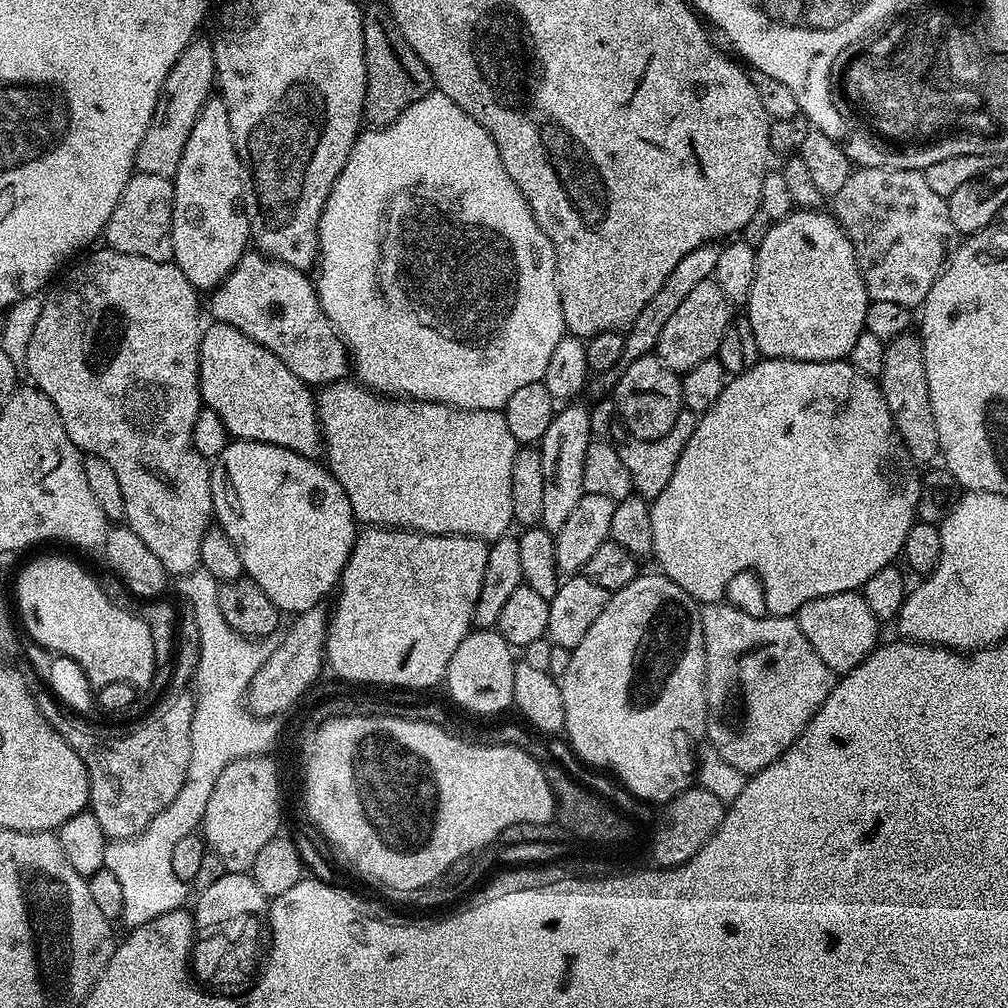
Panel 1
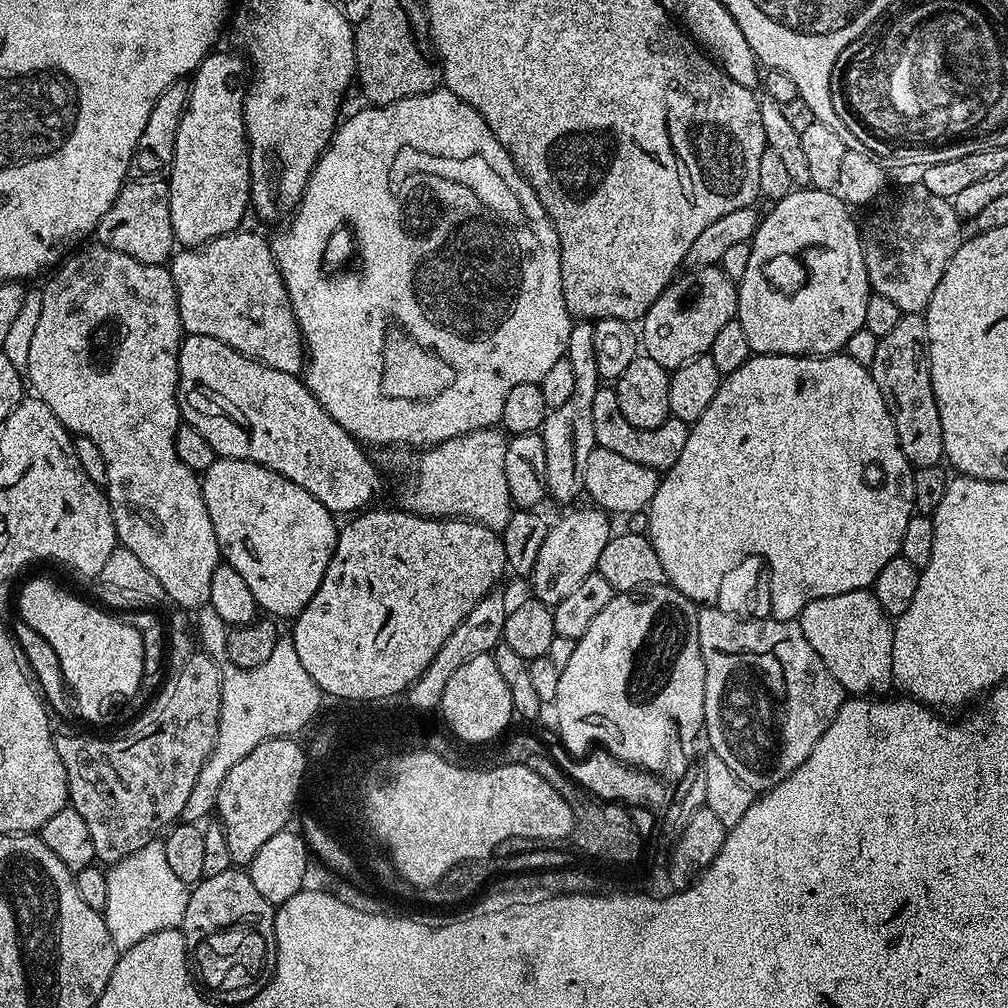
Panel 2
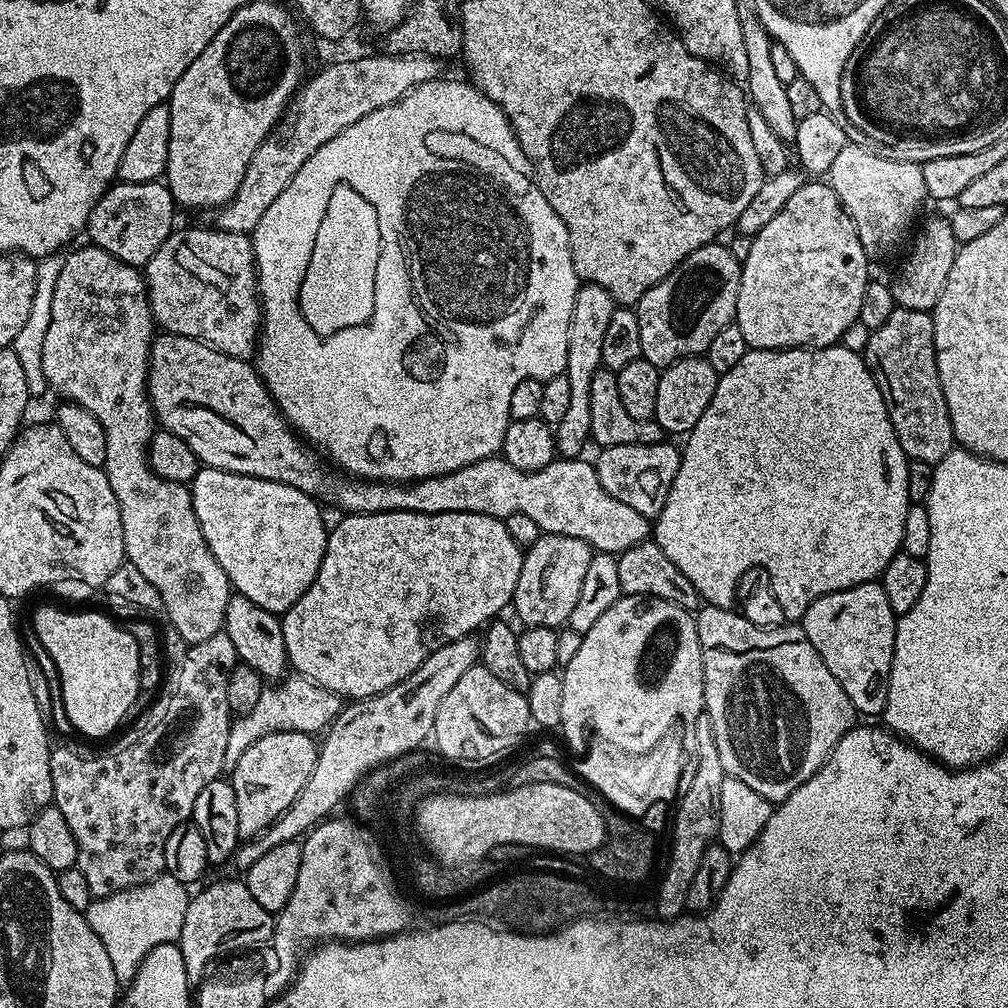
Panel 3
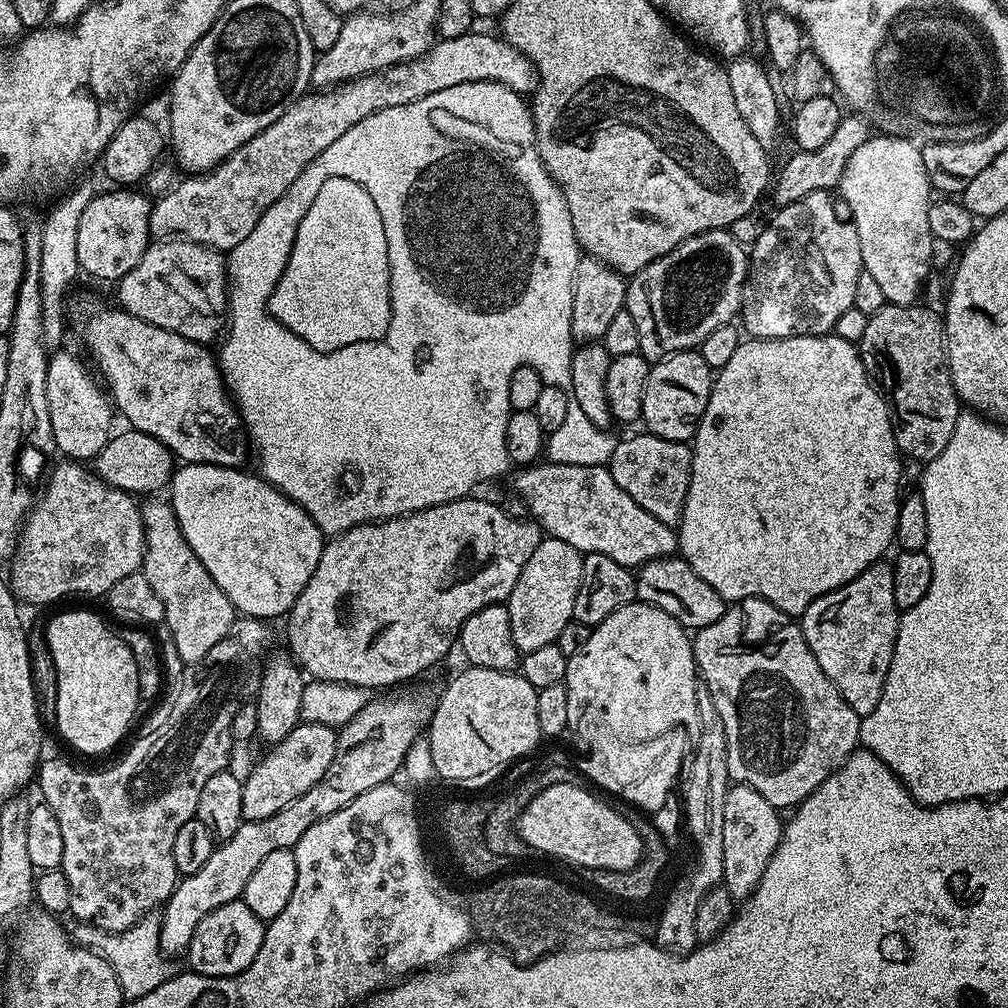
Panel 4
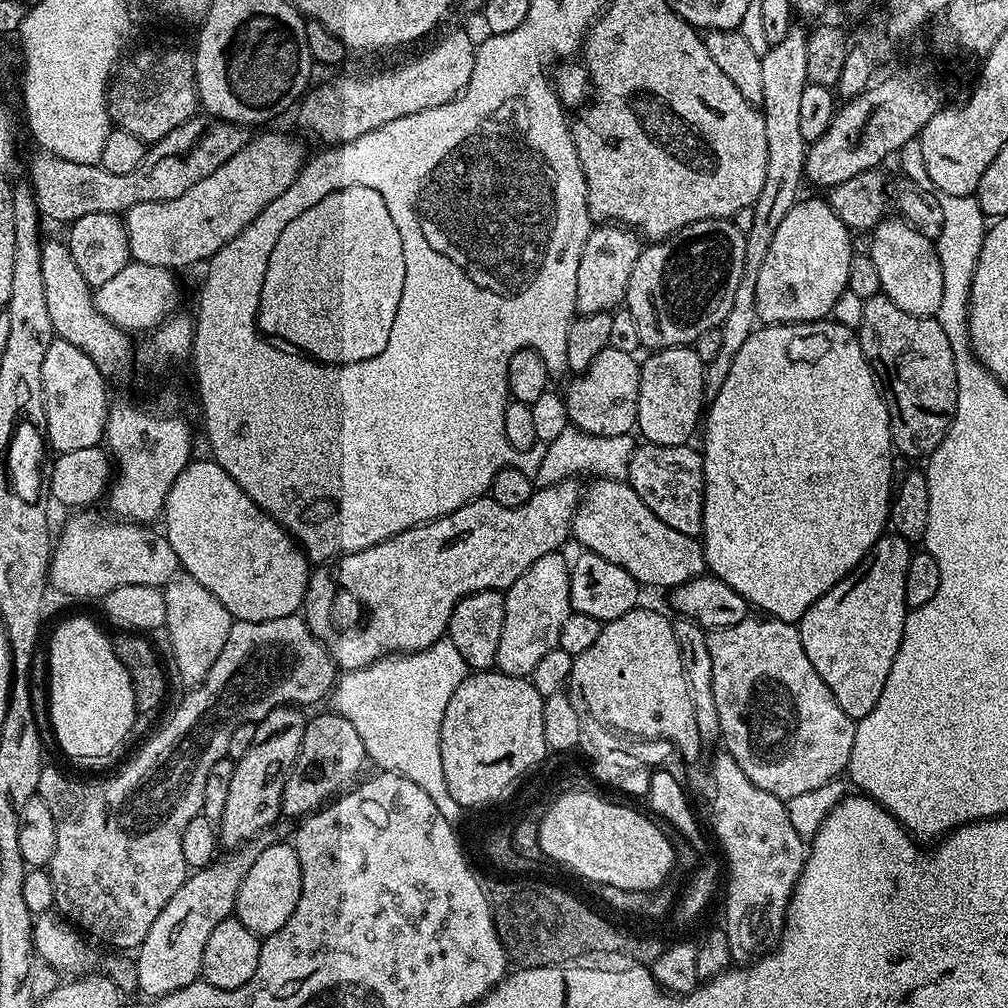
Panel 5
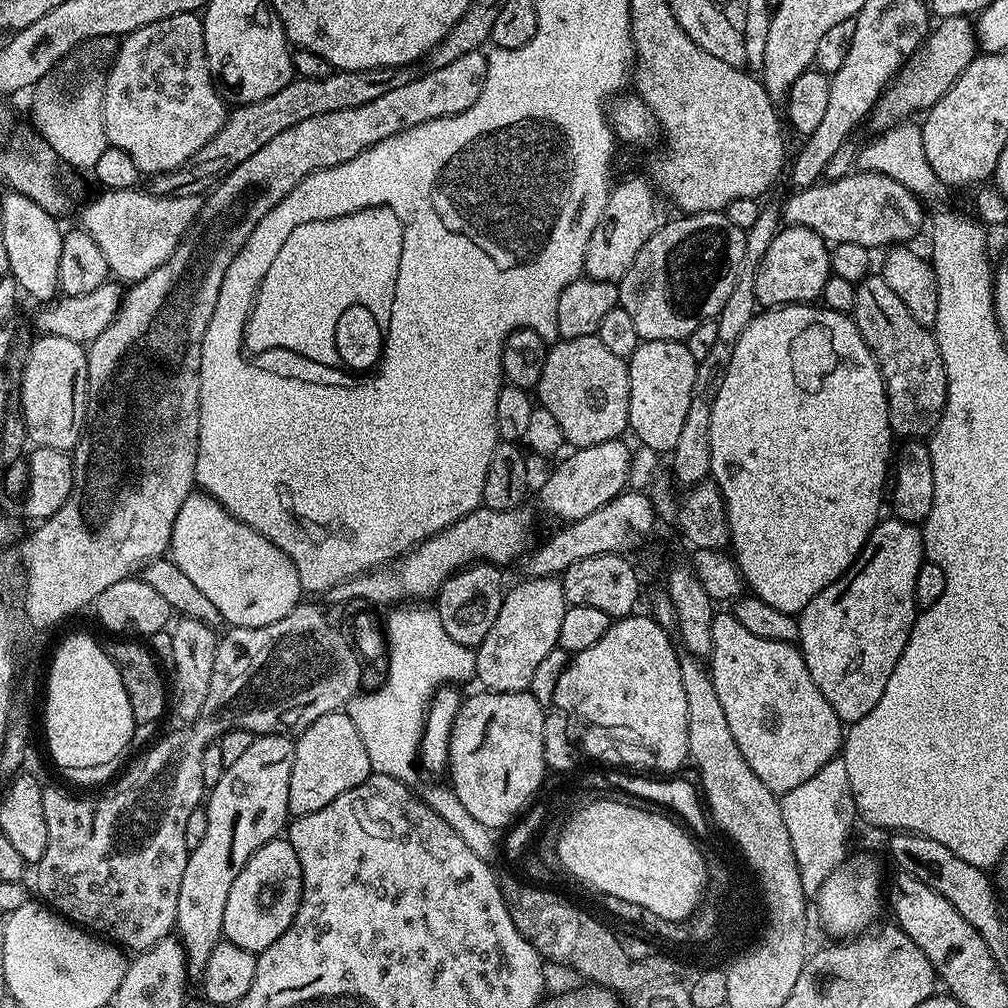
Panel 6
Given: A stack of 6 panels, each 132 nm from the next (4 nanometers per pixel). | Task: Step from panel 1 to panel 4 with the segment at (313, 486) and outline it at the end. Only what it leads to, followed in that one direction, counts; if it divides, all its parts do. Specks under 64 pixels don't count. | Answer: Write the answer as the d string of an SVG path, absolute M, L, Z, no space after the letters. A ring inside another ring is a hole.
M181 463L172 473L170 503L178 518L178 526L186 538L186 542L190 542L190 550L194 550L194 554L198 556L198 562L202 562L202 566L206 566L206 570L210 570L210 578L214 578L214 582L218 582L222 594L226 594L226 598L230 598L230 602L235 606L237 613L248 618L268 622L271 621L271 616L281 615L280 617L283 617L291 612L298 594L302 594L302 590L306 590L306 582L310 582L310 574L314 574L314 570L318 570L318 558L322 558L326 537L314 522L314 518L310 518L310 514L306 510L302 510L302 506L298 506L295 500L279 492L273 484L265 482L263 476L259 474L251 476L250 473L244 471L240 468L223 468L217 464Z

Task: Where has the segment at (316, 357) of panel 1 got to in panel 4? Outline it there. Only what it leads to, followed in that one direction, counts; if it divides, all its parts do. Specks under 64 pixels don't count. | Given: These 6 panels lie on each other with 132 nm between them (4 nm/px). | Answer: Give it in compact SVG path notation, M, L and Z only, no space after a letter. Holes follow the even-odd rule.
M164 238L159 242L149 243L146 254L142 254L142 262L138 262L138 266L130 270L130 274L120 279L118 288L119 307L134 314L134 318L142 318L142 322L162 326L162 330L182 334L182 338L190 338L205 346L211 345L211 340L215 341L225 331L228 314L228 274L225 257L215 248L195 244L186 238Z

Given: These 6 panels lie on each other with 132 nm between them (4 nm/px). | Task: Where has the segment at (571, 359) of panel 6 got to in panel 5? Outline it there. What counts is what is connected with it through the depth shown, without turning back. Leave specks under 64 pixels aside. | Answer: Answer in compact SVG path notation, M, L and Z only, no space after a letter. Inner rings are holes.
M606 347L585 372L571 377L568 389L562 392L571 427L599 436L629 434L636 428L641 365L636 359L631 352Z

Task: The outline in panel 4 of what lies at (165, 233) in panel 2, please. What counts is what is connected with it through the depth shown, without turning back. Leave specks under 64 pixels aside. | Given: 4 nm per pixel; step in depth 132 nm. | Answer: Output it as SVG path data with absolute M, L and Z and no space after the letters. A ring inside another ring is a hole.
M140 190L112 191L116 192L104 192L85 203L78 225L78 262L84 276L119 282L142 262L142 254L146 254L153 239L150 230L153 201Z

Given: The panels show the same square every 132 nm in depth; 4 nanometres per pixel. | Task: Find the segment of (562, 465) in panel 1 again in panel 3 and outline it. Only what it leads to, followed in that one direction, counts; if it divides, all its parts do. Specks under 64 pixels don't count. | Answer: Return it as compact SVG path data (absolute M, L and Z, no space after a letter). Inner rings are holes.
M581 283L574 298L574 314L570 314L570 334L566 342L566 370L564 375L570 378L570 406L562 422L554 426L556 433L556 451L561 457L576 458L581 455L584 443L589 443L590 430L590 381L602 367L602 338L610 318L614 315L617 303L602 286Z

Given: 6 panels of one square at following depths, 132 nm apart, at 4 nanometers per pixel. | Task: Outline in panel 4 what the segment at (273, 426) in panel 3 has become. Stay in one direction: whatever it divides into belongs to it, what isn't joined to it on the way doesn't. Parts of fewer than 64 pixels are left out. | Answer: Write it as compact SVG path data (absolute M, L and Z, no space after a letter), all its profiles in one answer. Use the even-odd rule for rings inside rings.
M88 304L81 310L80 316L84 319L80 324L80 336L100 367L102 380L104 375L103 383L110 393L115 411L128 419L129 429L158 438L158 442L166 445L177 461L186 464L217 464L223 468L240 468L243 465L249 445L240 413L224 386L224 373L217 357L213 353L211 356L205 345L182 338L182 334L162 330L162 326L142 322L142 318L134 318L134 314L119 306L107 308L104 304ZM537 462L521 467L517 472L520 473L516 476L515 495L524 504L527 515L551 539L566 542L581 554L606 554L606 558L614 558L614 562L622 566L639 570L646 562L661 560L663 556L671 556L677 551L677 529L666 522L658 522L654 514L646 514L646 510L642 510L642 506L638 506L638 502L634 502L618 482L614 482L605 466L562 466Z

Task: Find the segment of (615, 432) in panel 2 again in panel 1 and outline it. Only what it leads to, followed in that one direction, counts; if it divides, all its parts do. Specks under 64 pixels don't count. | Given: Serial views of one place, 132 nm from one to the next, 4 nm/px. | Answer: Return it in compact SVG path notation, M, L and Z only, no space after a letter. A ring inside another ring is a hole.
M600 398L595 403L596 405L591 405L590 408L592 413L593 437L614 446L618 459L626 465L626 470L630 470L635 495L644 497L648 502L655 500L658 494L662 494L662 490L666 490L667 484L670 483L670 478L674 478L674 466L678 466L678 458L682 458L682 450L686 450L686 442L690 442L690 434L694 434L694 430L696 429L697 413L681 410L674 422L674 426L670 426L670 430L662 438L658 438L657 440L640 440L636 436L628 435L627 428L618 419L616 405L611 399Z

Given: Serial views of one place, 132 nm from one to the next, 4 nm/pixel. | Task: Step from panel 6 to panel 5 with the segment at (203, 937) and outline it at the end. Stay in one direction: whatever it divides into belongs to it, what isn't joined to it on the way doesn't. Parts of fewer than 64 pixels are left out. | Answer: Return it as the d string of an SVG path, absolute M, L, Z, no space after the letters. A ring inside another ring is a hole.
M296 706L275 708L256 724L250 750L246 750L246 754L236 761L234 779L230 782L226 797L226 810L222 810L222 818L218 821L218 840L225 849L247 844L261 832L271 829L276 816L281 815L280 799L284 793L284 783L296 765L304 737L306 716L300 712L303 711Z

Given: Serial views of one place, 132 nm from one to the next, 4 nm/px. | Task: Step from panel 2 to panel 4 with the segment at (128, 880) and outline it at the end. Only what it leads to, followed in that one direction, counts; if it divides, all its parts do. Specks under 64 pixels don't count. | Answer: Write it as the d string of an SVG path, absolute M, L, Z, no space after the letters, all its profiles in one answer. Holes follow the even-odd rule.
M149 914L130 930L125 932L107 932L101 928L95 928L92 924L73 923L70 935L81 948L90 948L98 953L101 958L114 970L118 978L118 986L122 990L125 1001L137 1000L150 990L158 990L162 982L166 982L171 976L176 975L177 965L165 957L160 950L160 918L159 915Z

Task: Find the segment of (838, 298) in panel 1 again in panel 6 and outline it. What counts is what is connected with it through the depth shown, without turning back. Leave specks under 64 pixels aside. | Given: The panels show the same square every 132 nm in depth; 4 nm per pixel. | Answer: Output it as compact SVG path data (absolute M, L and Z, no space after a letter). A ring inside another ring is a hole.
M780 230L756 268L754 290L757 305L770 309L781 304L819 301L829 275L830 248L821 236L807 230Z

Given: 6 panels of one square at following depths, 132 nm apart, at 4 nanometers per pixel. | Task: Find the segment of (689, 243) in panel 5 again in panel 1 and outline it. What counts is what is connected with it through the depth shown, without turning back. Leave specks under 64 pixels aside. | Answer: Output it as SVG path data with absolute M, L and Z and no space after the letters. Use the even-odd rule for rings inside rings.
M715 279L703 280L686 294L686 299L674 310L672 317L662 326L662 334L656 343L655 355L660 357L671 372L689 372L698 362L706 362L716 356L722 342L722 330L731 322L734 315L733 305L728 303L726 294L716 285Z

